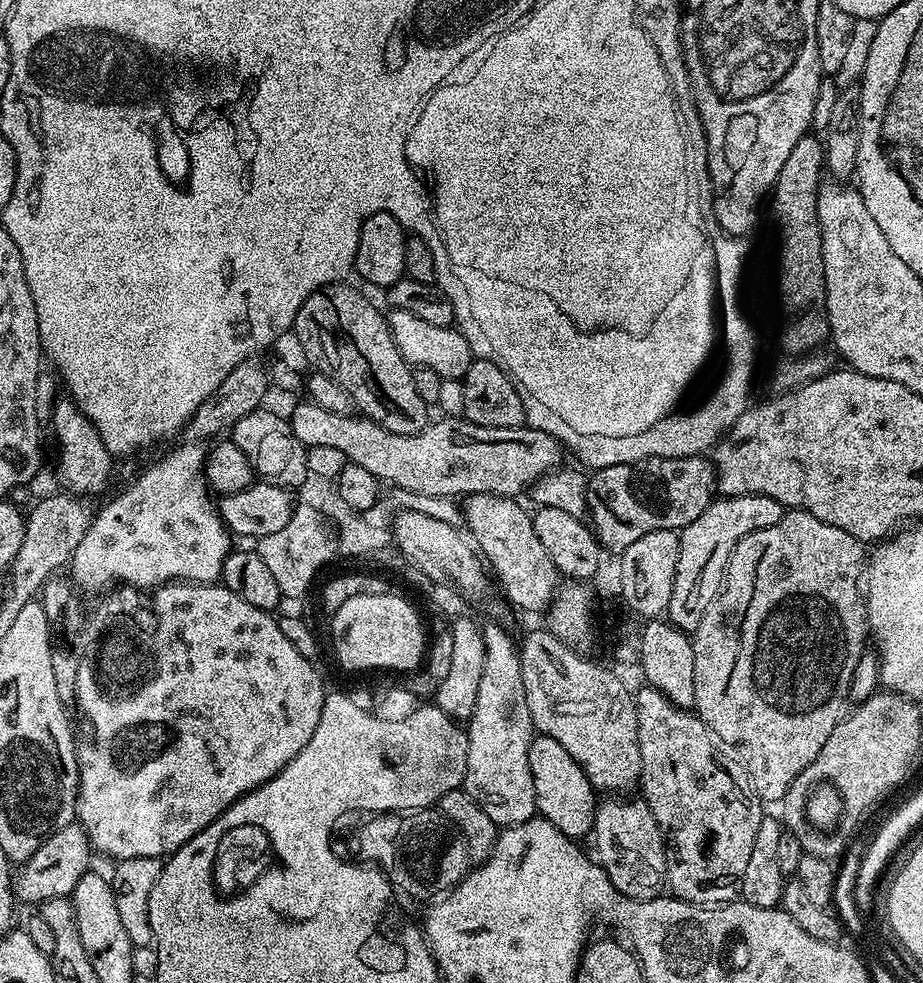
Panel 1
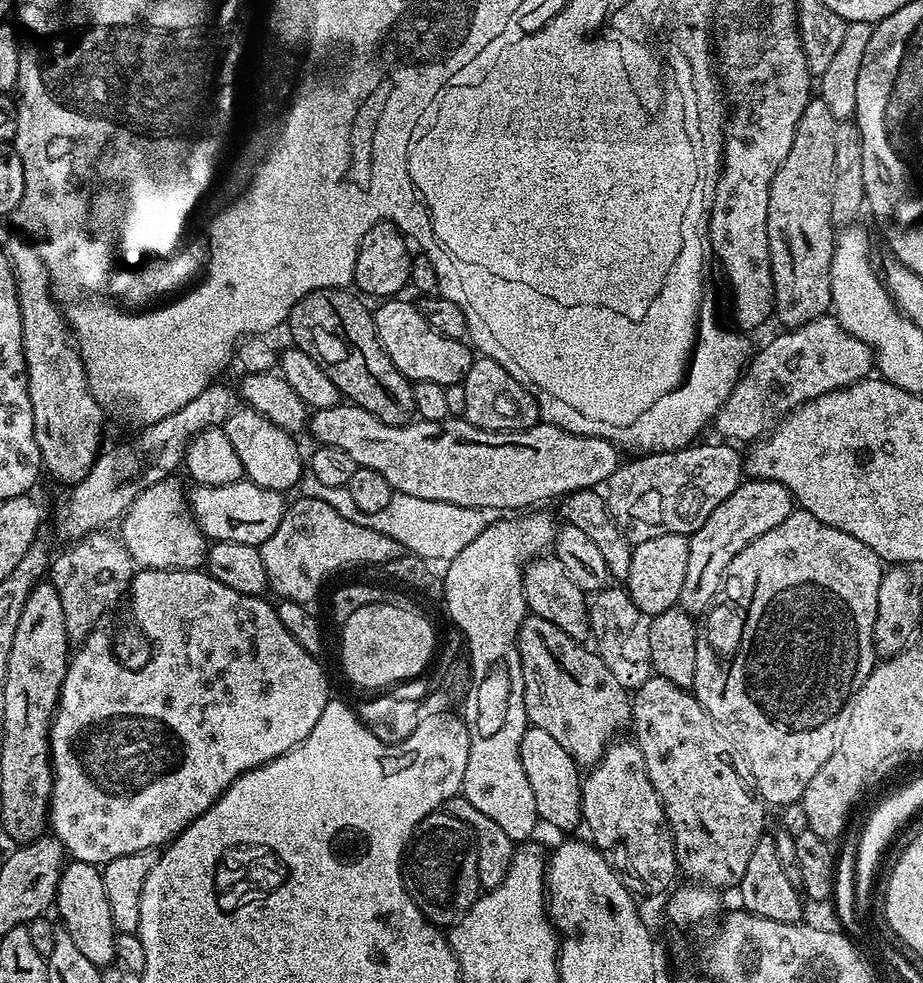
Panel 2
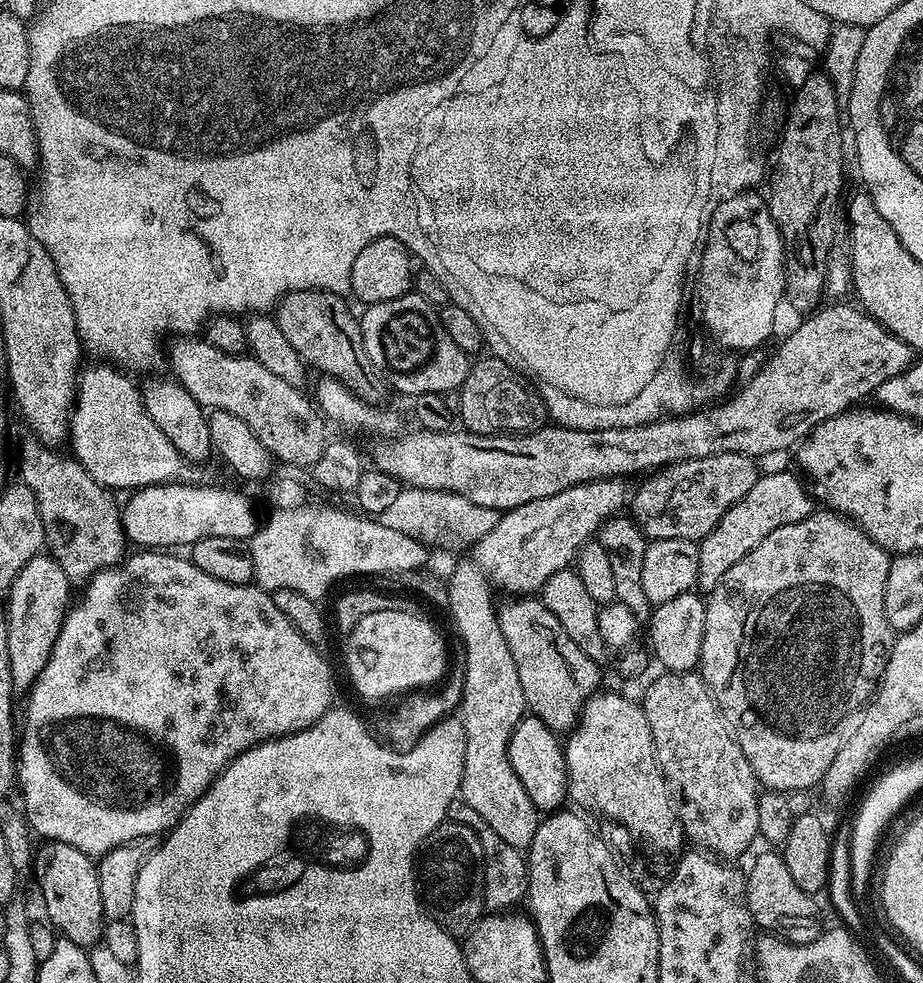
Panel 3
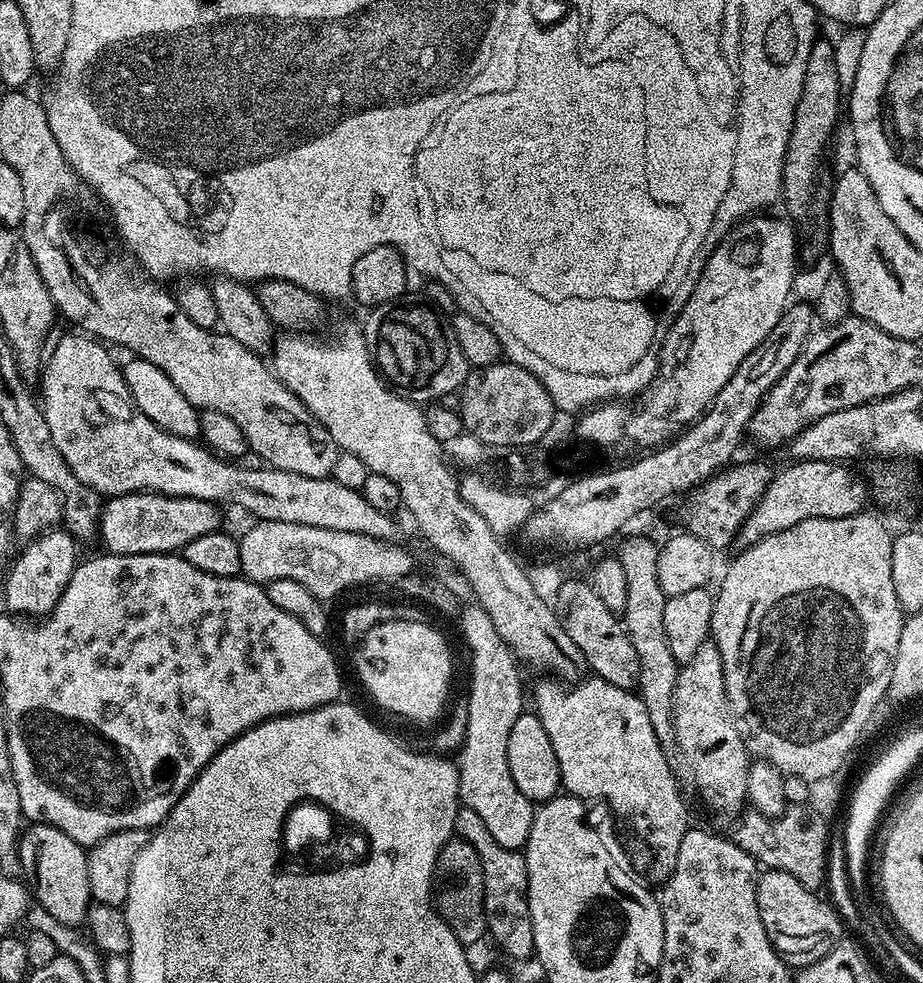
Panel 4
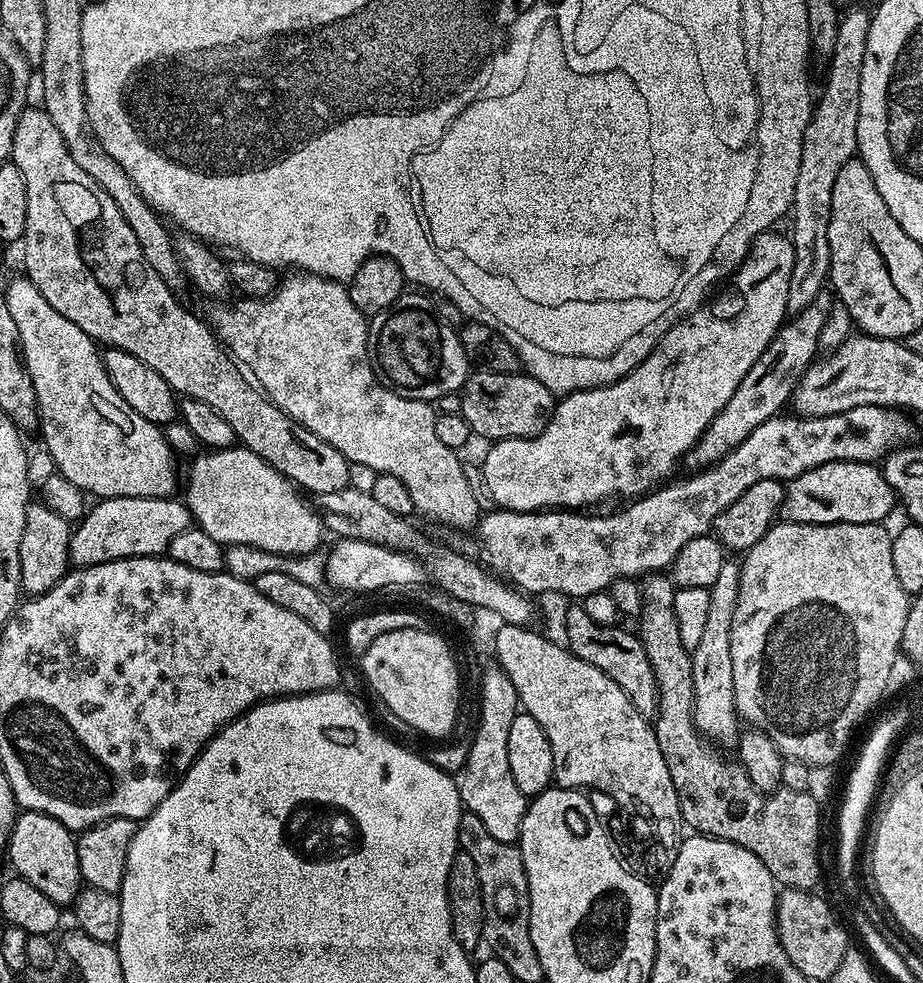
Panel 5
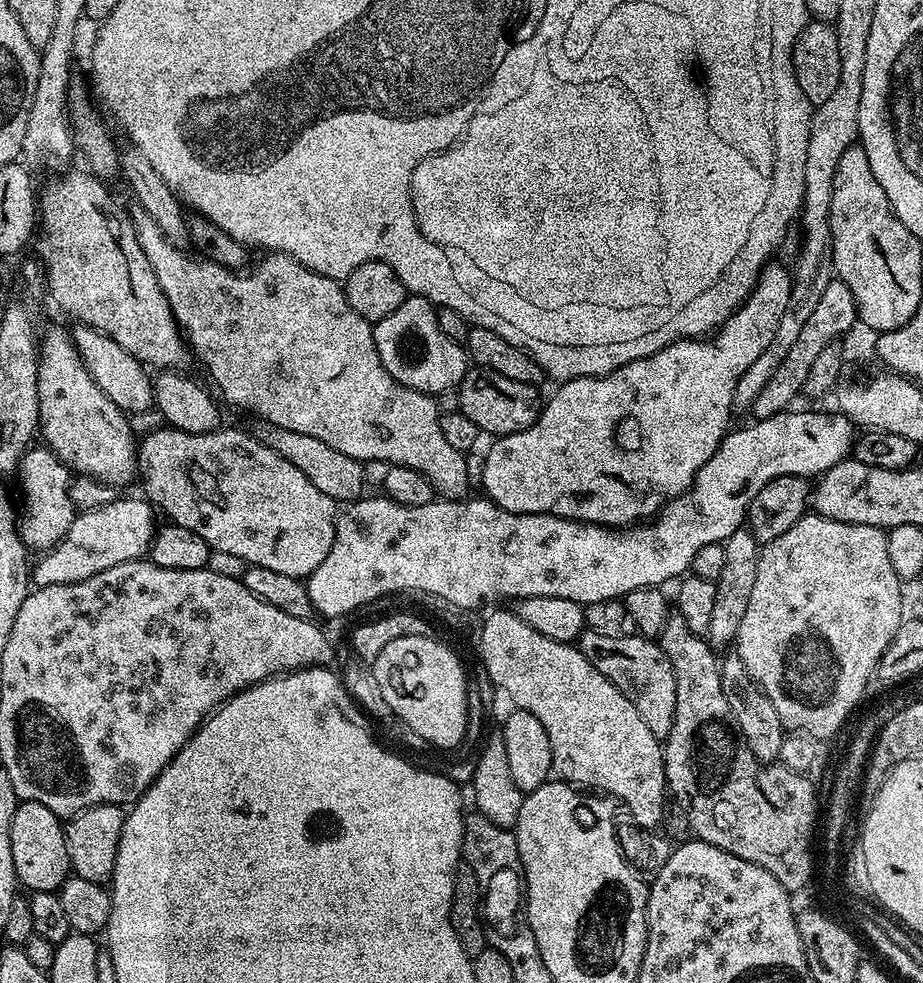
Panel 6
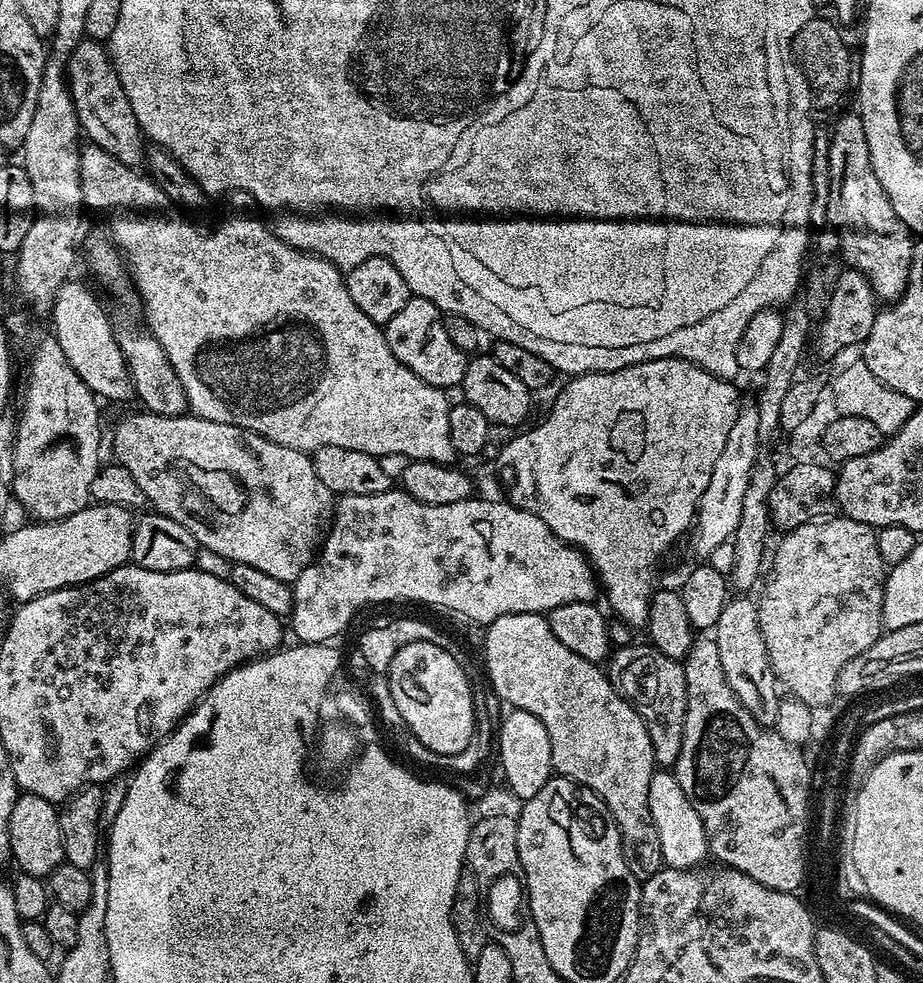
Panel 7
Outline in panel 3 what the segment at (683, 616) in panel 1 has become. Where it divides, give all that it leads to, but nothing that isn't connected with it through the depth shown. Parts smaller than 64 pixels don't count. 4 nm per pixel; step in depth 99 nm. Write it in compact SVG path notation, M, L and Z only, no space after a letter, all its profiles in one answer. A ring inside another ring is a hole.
M792 472L761 475L750 488L750 494L746 494L746 498L742 498L737 504L728 508L718 522L718 526L699 541L696 583L701 589L716 588L720 579L726 574L726 570L730 570L734 562L746 558L746 554L750 554L750 550L754 550L754 546L758 546L758 542L766 538L766 534L774 534L778 526L790 526L790 522L802 522L802 518L813 512L813 493L809 485L799 475L797 476Z

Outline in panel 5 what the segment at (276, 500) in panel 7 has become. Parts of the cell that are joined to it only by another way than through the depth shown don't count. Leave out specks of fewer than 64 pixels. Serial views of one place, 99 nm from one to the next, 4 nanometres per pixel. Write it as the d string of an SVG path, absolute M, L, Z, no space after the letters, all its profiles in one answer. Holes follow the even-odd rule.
M243 446L214 448L201 451L201 456L192 460L188 468L188 485L183 485L182 499L188 506L195 527L201 528L214 542L229 546L241 544L272 555L284 557L310 556L320 548L320 539L326 536L323 519L317 505L307 495L287 480L270 462L258 458L254 450Z

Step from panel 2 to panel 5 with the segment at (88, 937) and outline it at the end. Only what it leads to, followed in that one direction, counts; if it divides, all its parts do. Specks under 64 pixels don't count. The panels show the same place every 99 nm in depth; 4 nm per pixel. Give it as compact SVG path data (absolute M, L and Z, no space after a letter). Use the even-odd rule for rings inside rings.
M24 810L17 815L8 839L6 856L7 859L12 859L12 864L16 867L15 875L30 882L30 886L37 890L42 890L50 902L61 906L71 905L82 891L76 836L62 822L46 813Z

